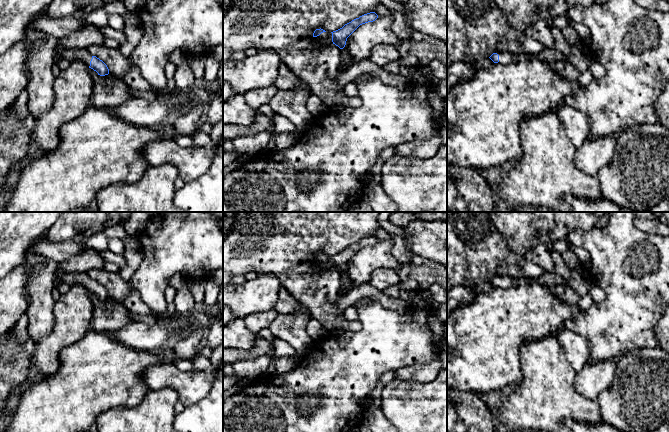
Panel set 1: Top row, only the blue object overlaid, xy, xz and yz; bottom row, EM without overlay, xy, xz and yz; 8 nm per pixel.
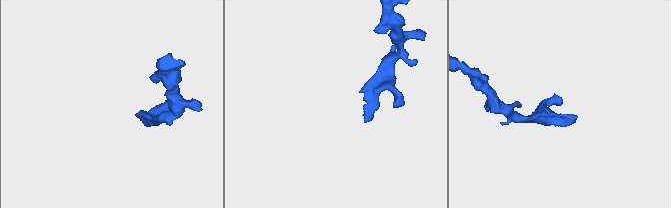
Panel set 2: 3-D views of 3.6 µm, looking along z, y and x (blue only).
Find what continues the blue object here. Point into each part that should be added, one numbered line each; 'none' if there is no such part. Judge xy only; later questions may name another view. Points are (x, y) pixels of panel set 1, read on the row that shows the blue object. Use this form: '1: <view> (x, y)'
1: xy (70, 54)

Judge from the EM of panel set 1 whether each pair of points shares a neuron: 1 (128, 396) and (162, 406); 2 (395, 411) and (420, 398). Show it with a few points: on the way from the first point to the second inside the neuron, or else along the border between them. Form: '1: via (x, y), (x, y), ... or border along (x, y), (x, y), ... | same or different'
1: border along (149, 390), (137, 404), (119, 408) | different
2: via (401, 406), (412, 406), (414, 404) | same

